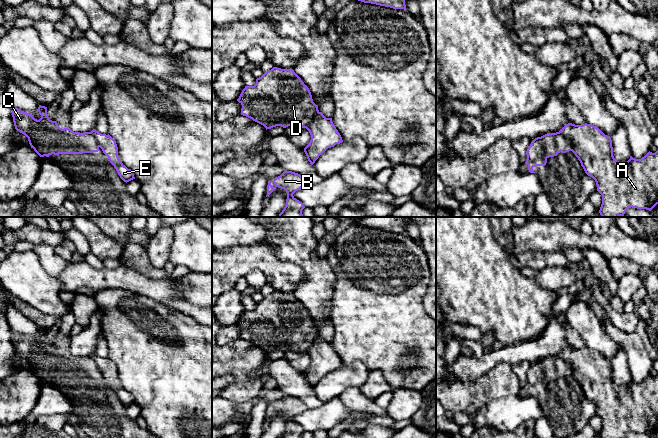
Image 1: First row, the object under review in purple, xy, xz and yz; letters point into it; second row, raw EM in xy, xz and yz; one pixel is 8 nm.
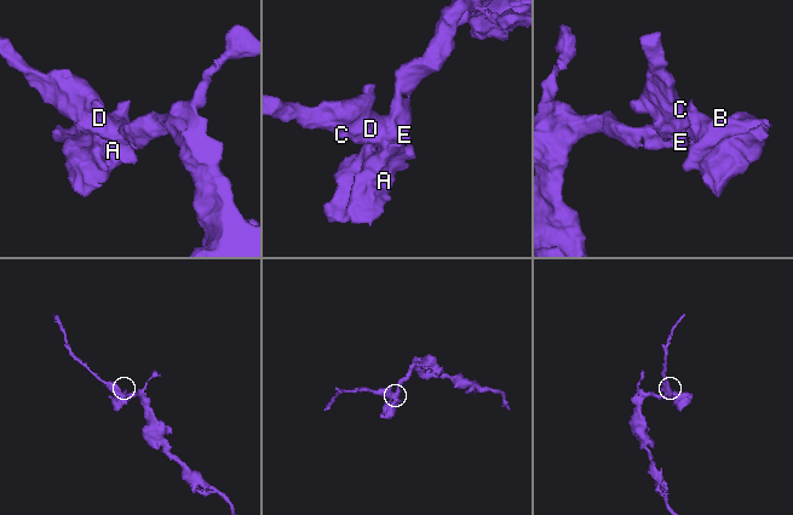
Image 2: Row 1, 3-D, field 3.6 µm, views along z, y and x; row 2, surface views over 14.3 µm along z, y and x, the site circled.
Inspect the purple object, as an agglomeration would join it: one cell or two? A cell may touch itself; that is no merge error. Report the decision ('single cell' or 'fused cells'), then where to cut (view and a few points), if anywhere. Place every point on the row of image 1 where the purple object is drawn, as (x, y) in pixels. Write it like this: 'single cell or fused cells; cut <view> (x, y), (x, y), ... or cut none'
fused cells; cut yz (557, 132), (569, 142), (571, 150)

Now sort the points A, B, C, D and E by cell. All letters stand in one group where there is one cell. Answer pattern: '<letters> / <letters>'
A B E / C D

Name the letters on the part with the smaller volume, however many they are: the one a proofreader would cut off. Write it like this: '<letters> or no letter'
C, D

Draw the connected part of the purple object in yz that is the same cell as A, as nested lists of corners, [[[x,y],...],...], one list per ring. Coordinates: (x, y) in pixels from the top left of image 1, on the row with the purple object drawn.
[[[568,123],[558,133],[570,142],[571,151],[585,173],[595,180],[597,191],[602,195],[599,210],[602,217],[624,216],[631,207],[651,211],[658,204],[658,150],[655,153],[649,151],[641,159],[630,156],[627,162],[619,162],[613,156],[611,137],[593,125]]]

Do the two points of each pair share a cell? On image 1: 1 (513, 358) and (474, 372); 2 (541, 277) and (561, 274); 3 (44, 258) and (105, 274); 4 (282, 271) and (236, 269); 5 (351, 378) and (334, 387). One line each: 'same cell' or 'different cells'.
1: same cell
2: same cell
3: different cells
4: same cell
5: same cell

